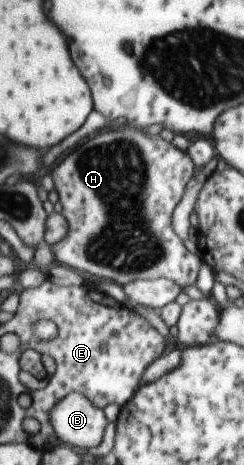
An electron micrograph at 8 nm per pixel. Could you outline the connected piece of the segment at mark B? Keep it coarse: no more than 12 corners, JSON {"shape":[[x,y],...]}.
{"shape":[[72,392],[51,412],[65,445],[103,442],[105,410]]}

